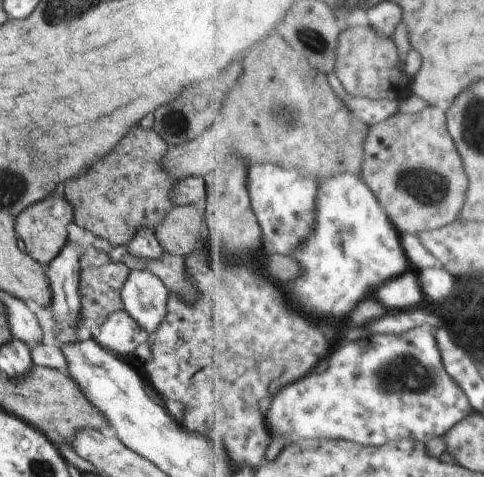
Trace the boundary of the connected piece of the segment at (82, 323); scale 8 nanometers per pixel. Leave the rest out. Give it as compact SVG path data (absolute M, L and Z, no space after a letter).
M121 262L79 270L78 327L89 328L94 332L112 313L122 311L120 289L129 272Z

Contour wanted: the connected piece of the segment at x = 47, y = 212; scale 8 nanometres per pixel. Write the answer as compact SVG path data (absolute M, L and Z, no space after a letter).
M55 191L50 193L43 201L35 202L26 207L17 217L14 223L16 237L25 245L25 254L28 258L39 264L48 264L57 256L66 244L65 226L74 221L72 207L58 196Z

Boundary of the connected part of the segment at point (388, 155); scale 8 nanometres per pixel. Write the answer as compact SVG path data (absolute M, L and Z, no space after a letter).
M431 106L415 114L397 114L384 122L371 124L364 148L363 178L378 195L378 200L402 237L435 231L459 219L466 204L468 177L462 155L448 128L445 107Z

